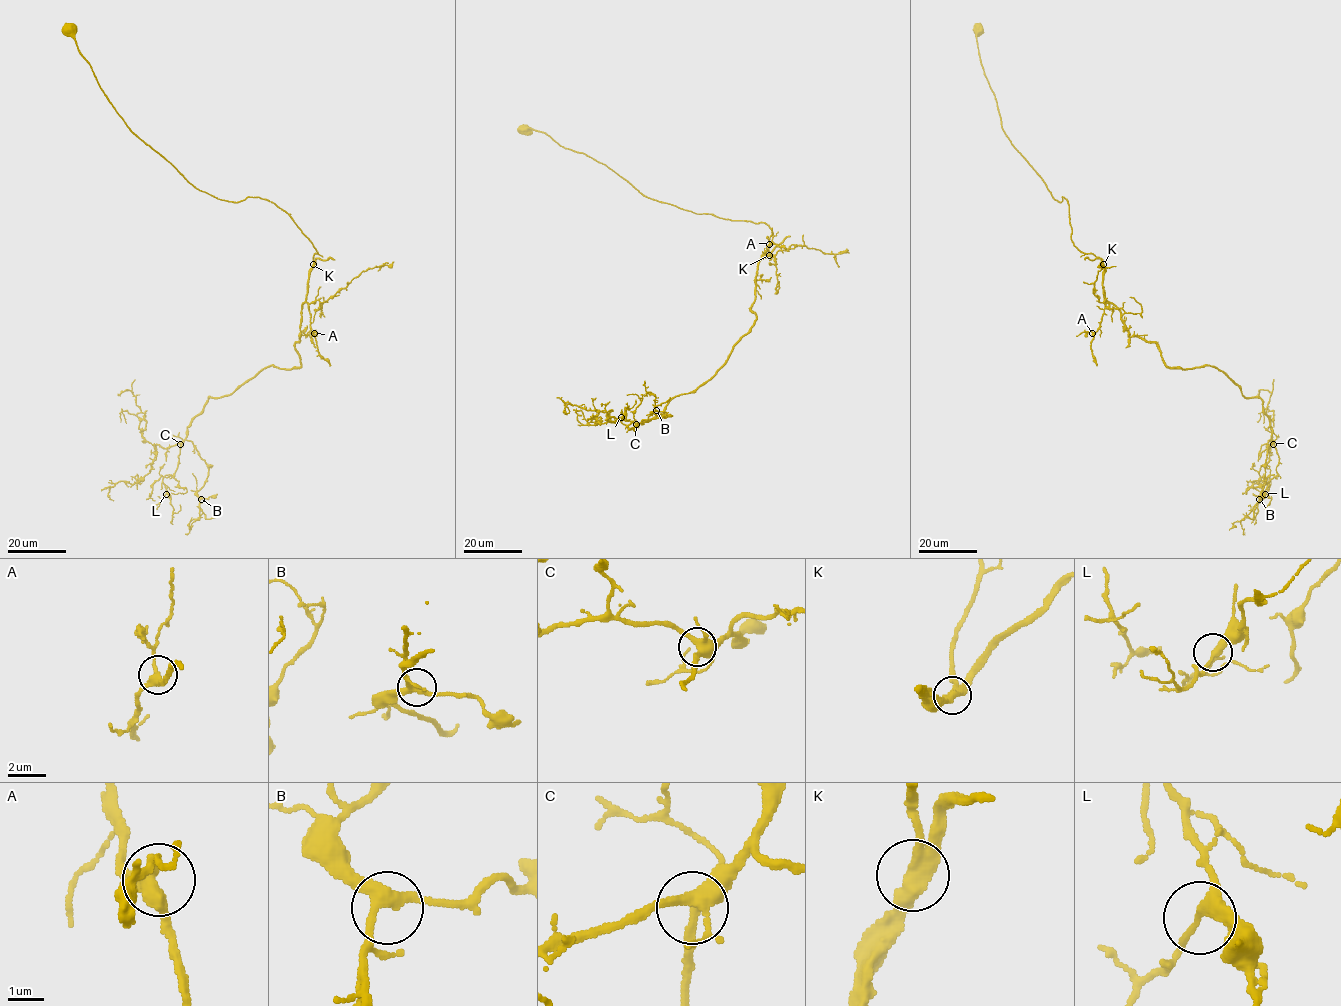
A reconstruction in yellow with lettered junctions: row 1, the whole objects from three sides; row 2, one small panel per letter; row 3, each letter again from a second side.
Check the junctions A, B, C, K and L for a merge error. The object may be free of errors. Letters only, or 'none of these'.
none of these

